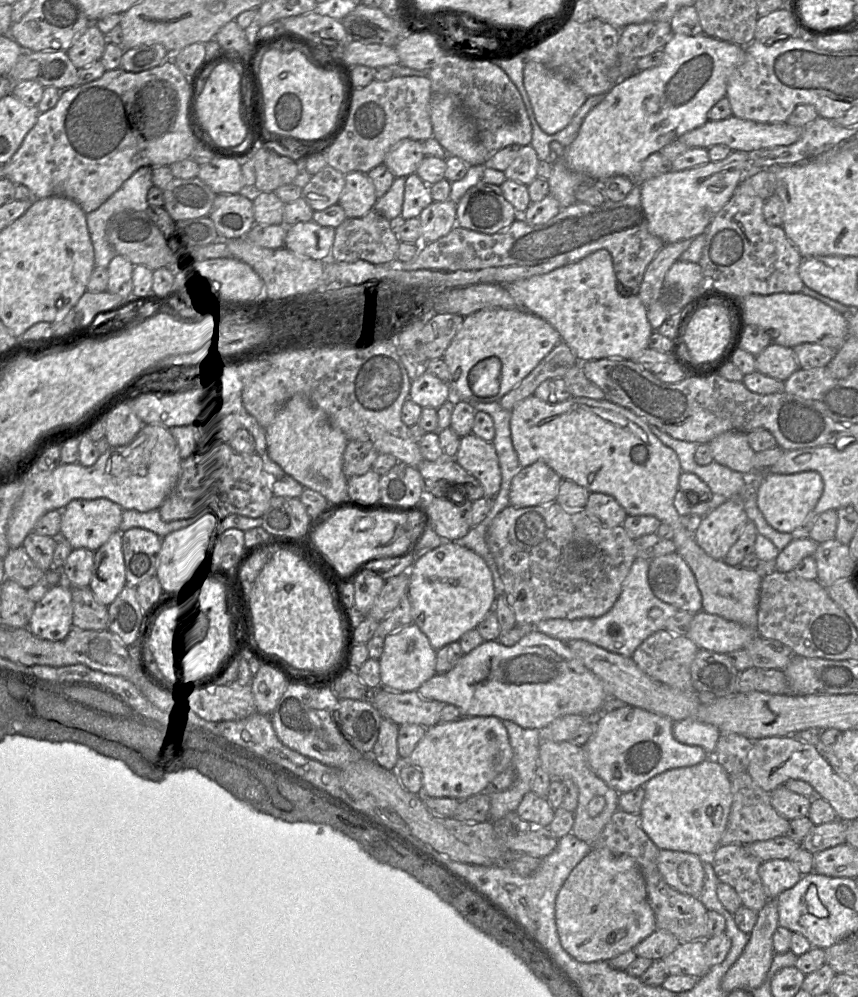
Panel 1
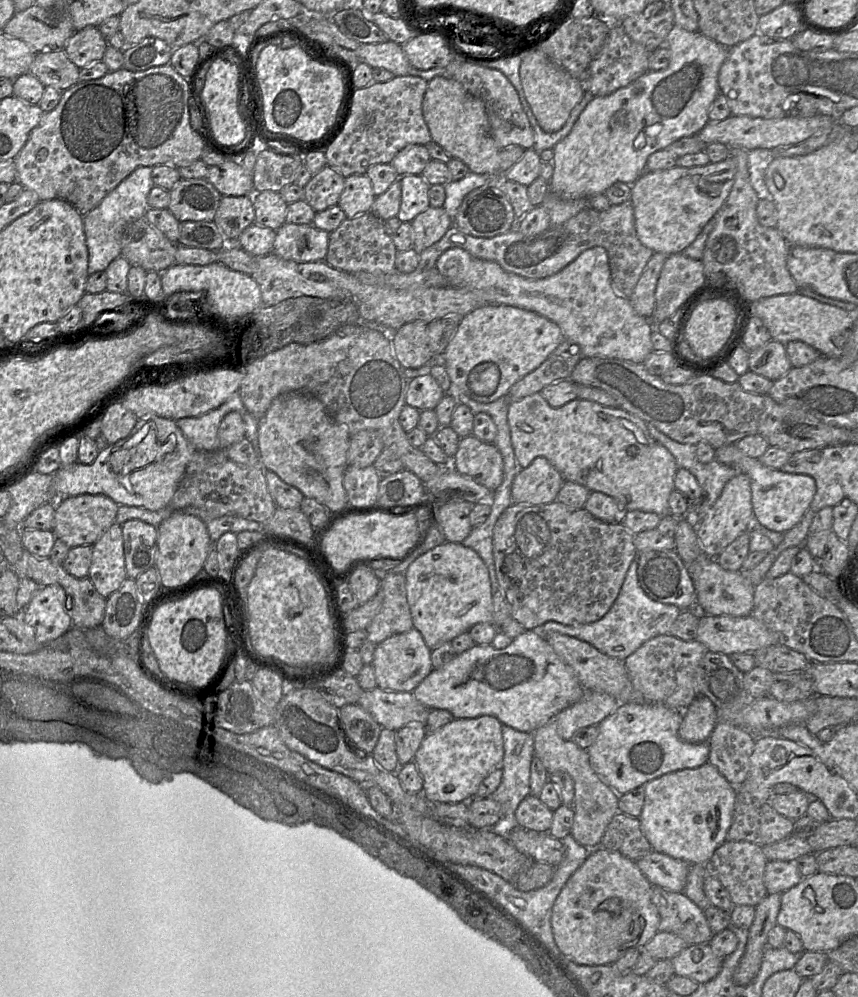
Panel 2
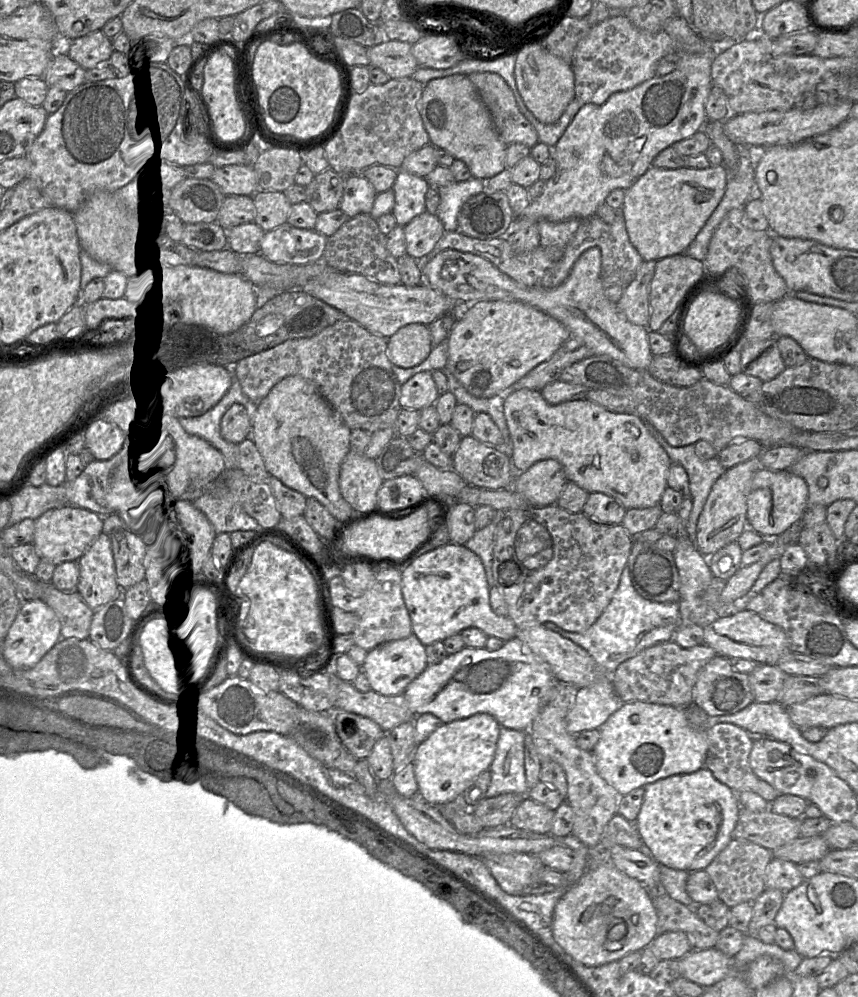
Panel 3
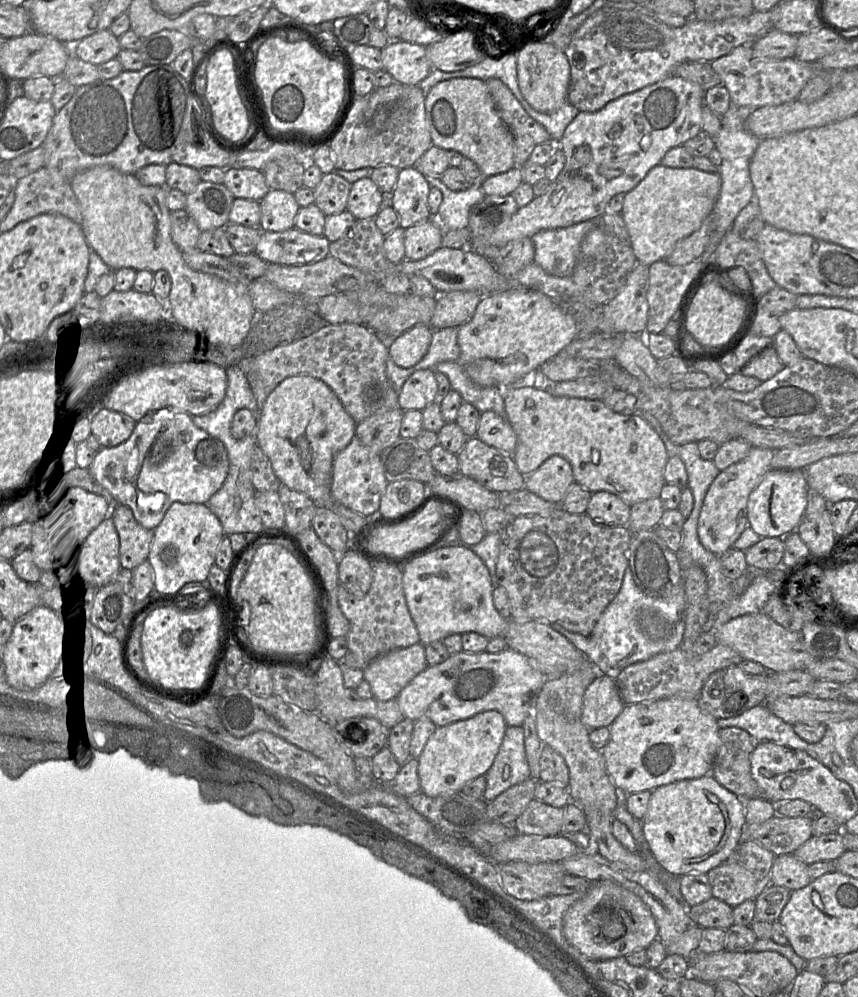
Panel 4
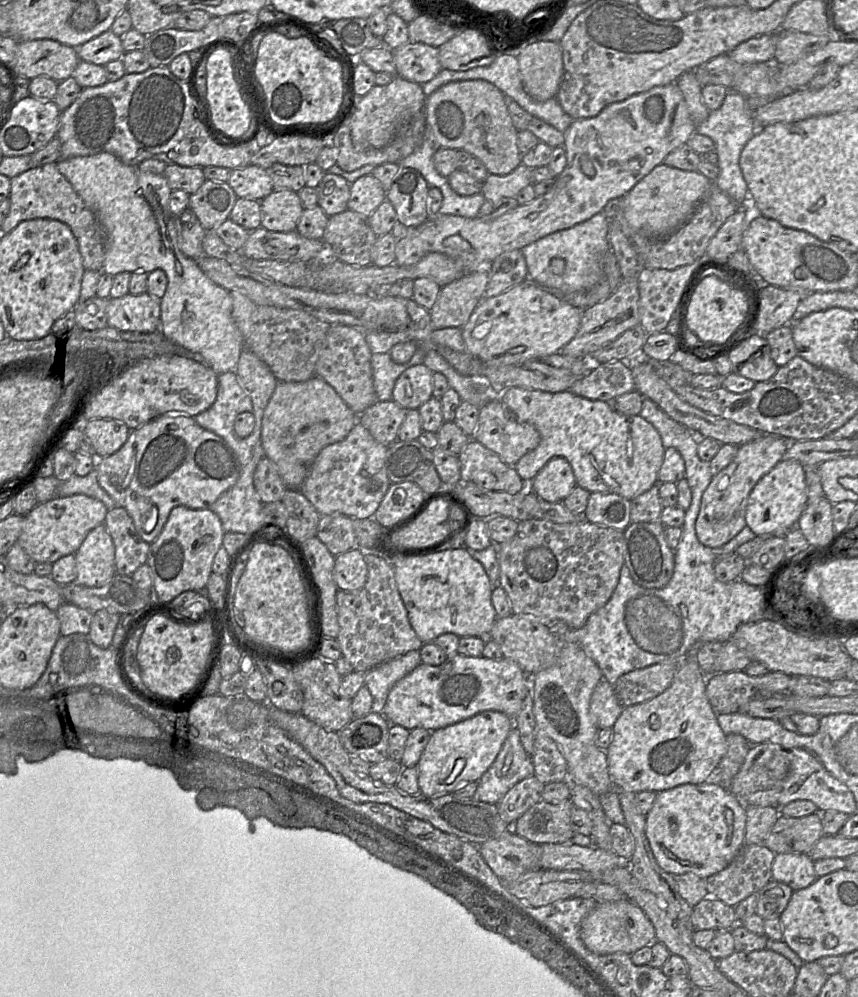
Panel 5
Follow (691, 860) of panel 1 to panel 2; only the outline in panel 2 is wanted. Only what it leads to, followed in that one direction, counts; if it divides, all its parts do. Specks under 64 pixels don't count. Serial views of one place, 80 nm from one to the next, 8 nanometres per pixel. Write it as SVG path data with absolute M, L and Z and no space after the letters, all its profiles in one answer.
M655 851L635 862L651 885L671 892L683 891L690 866L687 862Z

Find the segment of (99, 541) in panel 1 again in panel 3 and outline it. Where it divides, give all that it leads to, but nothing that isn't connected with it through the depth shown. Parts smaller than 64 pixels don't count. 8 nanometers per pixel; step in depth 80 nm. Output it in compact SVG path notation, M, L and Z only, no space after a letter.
M64 502L46 511L35 520L33 545L41 558L53 558L60 562L69 559L79 561L87 545L102 532L102 527L103 516L101 513L83 508L72 502Z

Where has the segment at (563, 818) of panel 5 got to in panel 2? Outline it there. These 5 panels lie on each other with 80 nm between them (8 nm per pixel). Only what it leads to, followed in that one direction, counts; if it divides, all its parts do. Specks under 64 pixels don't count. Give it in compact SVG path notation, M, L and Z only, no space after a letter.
M528 795L517 807L513 820L522 828L539 833L549 833L553 812L539 799L539 796Z

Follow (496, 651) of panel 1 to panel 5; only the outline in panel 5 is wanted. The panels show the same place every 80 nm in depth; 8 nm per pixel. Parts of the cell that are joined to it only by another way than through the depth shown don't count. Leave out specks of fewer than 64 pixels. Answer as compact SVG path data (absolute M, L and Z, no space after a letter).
M456 654L440 665L420 663L398 680L388 693L382 714L391 724L408 730L424 728L434 731L480 712L496 710L512 718L515 726L515 717L527 692L528 675L516 662L506 658L492 660Z

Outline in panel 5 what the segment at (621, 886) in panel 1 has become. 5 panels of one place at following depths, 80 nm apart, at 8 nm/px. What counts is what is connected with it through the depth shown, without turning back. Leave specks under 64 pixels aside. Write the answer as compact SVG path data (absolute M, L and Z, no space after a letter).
M627 898L599 903L582 922L581 938L585 946L596 954L624 952L629 955L651 945L656 939L653 924L635 903Z

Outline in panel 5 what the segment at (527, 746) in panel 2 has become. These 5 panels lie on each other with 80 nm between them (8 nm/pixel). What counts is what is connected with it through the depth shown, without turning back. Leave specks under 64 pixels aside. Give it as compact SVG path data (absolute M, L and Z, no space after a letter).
M518 729L509 732L500 752L478 780L473 799L497 804L520 781L534 775L531 756L525 751Z

